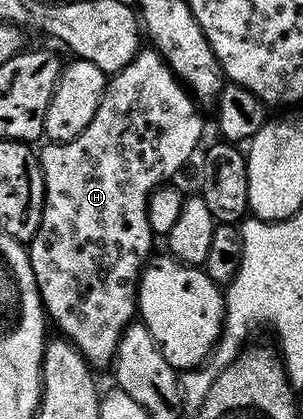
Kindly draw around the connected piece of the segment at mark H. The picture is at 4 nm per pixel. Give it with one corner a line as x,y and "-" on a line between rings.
146,46
143,47
139,52
134,55
132,62
128,62
128,66
124,66
124,70
113,73
106,81
106,89
102,95
102,101
100,106
96,106
96,114
92,114
92,122
88,122
88,126
84,126
84,130
80,134
76,134
76,138
72,138
67,144
60,144
57,142
46,142
41,145
43,148
40,148
38,152
38,164
42,168
42,177
44,178
44,210
42,211
42,217
40,218
40,226
36,230
36,234
28,241
28,255
30,257
30,265
32,266
32,274
36,278
36,286
38,287
38,296
42,299
42,307
49,319
52,321
53,327
54,324
59,328
61,335
65,339
69,340
71,344
77,348
78,353
82,355
92,365
95,369
102,368
111,363
118,349
118,343
120,338
124,334
124,330
129,326
130,323
135,319
136,313
138,311
138,285
140,283
140,277
148,263
151,259
152,251
150,252
150,247
153,246
154,240
156,240
156,233
152,230
152,226
148,222
148,202
150,201
150,193
154,191
155,188
160,184
164,184
175,179
174,175
177,174
178,168
182,168
190,160
190,155
198,148
198,139
202,136
202,116
198,113
199,105
196,103
193,96
190,94
190,89
186,87
185,84
179,80
178,75
173,72
166,64
166,59
160,55
160,53
154,51
153,47

